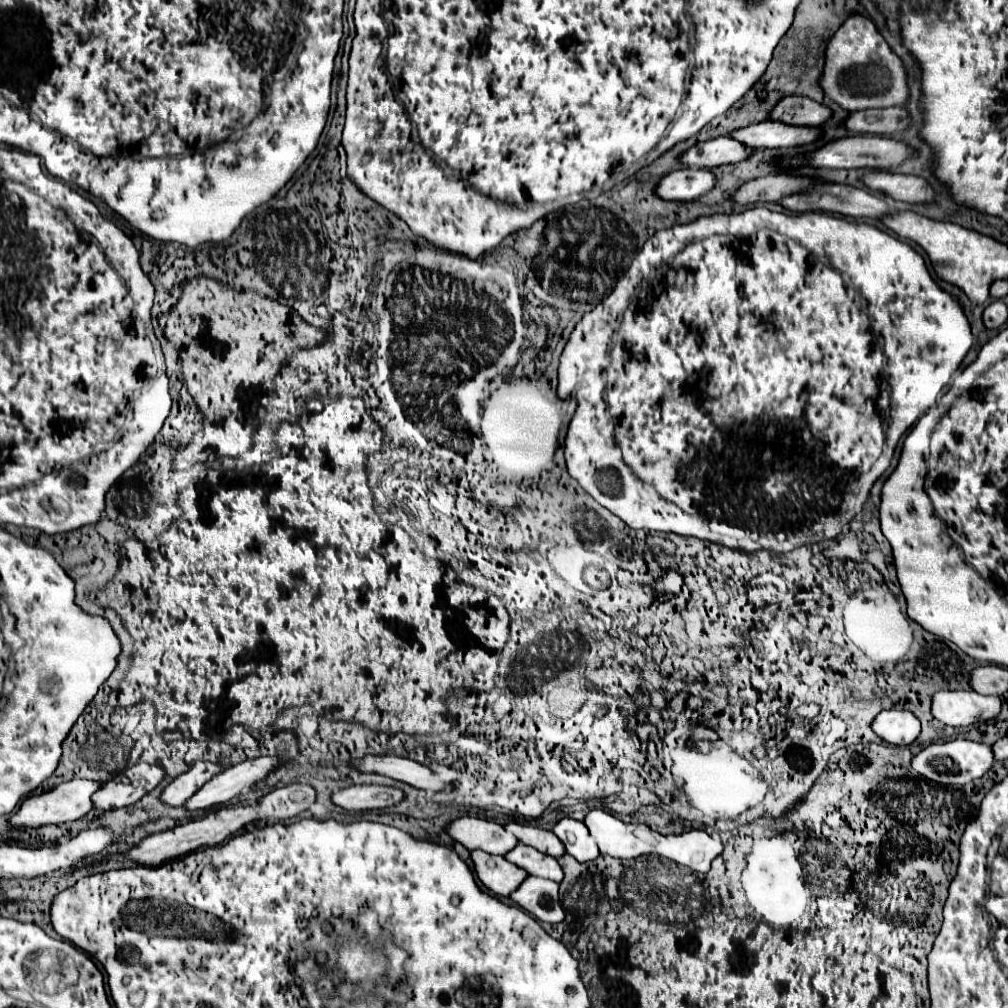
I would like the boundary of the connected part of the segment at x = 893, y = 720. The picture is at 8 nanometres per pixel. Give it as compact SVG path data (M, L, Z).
M881 711L873 721L873 731L891 745L911 745L921 733L921 721L911 711Z

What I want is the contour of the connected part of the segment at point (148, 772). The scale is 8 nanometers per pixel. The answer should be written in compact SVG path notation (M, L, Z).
M137 763L121 773L117 773L97 795L93 803L99 809L117 809L137 803L145 793L153 791L165 779L165 769L161 765Z

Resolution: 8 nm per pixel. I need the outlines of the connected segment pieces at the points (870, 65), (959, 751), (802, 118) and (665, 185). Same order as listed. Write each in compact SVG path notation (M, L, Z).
M851 15L831 37L825 57L827 61L821 85L825 95L839 103L843 109L859 111L871 107L903 107L909 103L911 91L905 63L887 45L871 19L863 15Z
M955 739L949 743L931 743L921 753L917 753L911 761L913 769L925 775L931 781L937 781L941 785L967 785L975 779L981 779L995 763L993 749L985 743L975 743L967 739Z
M789 95L783 97L777 107L771 111L771 119L779 119L785 123L795 123L795 125L811 125L819 127L825 121L833 117L833 111L817 101L811 101L807 97L799 95Z
M685 167L665 175L657 187L661 199L667 201L693 201L717 187L717 177L711 169Z

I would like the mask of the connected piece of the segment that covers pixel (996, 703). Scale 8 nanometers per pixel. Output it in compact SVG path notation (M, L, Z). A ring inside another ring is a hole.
M939 691L933 695L933 717L951 727L989 721L1001 713L1001 699L975 691Z

